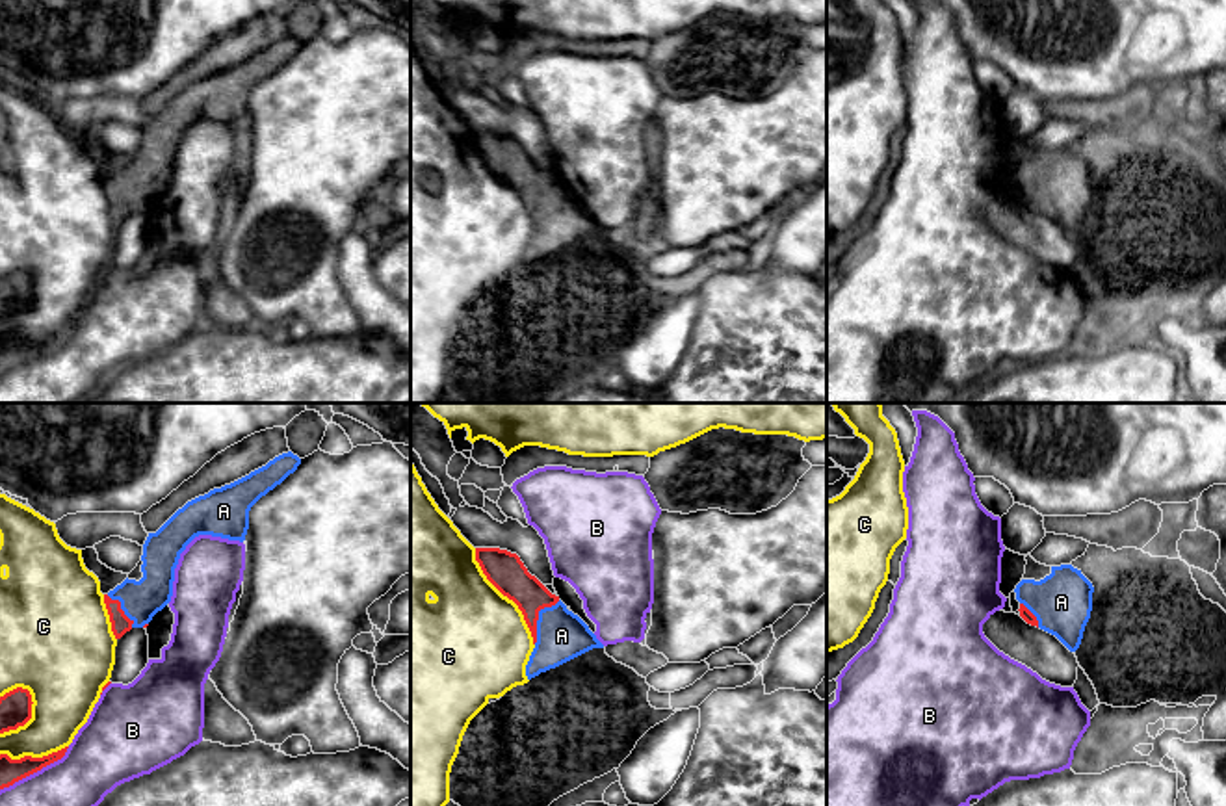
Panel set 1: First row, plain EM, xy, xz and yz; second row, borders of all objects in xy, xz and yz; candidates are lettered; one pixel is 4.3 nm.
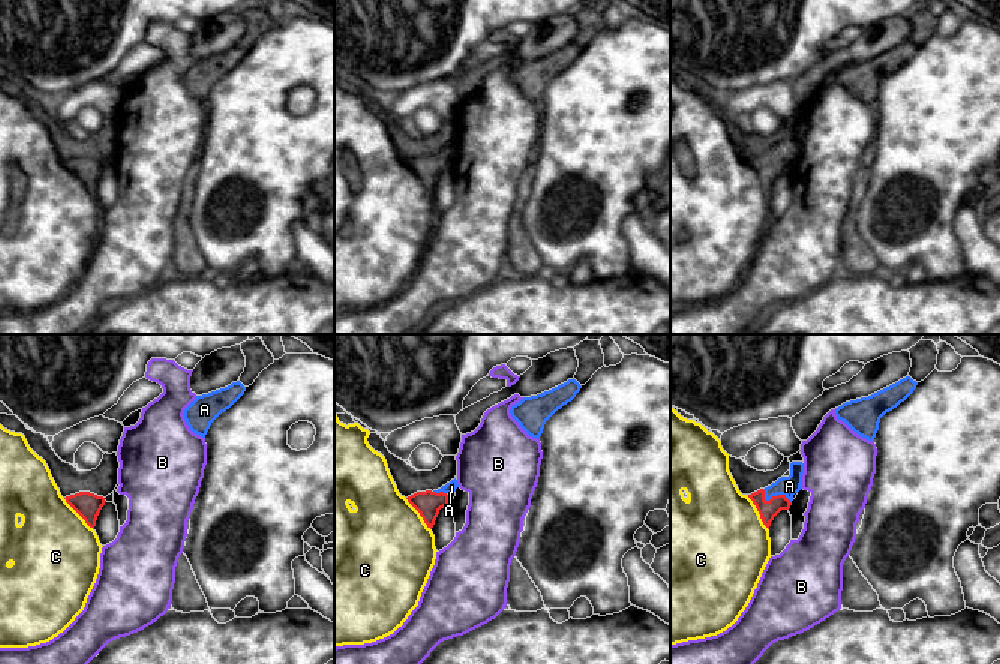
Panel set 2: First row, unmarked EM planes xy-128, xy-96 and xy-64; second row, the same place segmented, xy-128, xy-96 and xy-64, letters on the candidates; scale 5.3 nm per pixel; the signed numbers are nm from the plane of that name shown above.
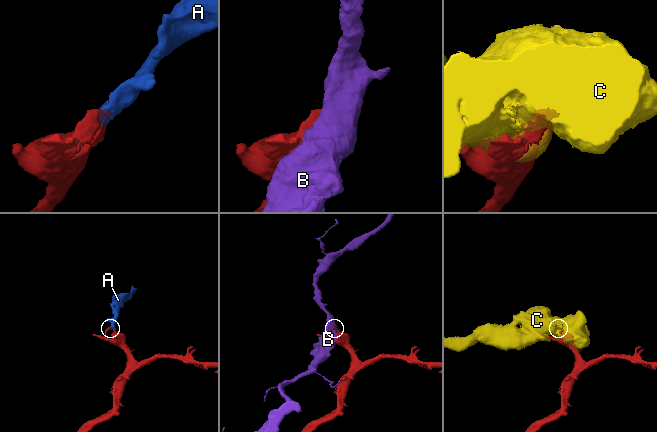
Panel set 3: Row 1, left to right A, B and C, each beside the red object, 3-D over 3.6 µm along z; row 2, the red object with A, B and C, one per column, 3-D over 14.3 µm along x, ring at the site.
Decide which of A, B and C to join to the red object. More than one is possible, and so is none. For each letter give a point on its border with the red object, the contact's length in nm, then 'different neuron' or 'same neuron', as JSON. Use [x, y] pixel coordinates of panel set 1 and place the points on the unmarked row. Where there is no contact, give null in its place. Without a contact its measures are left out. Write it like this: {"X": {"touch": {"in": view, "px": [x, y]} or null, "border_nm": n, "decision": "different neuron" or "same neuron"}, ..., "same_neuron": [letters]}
{"A": {"touch": {"in": "xz", "px": [537, 201]}, "border_nm": 220, "decision": "same neuron"}, "B": {"touch": {"in": "xy", "px": [36, 355]}, "border_nm": 360, "decision": "different neuron"}, "C": {"touch": {"in": "xz", "px": [508, 181]}, "border_nm": 500, "decision": "different neuron"}, "same_neuron": ["A"]}

